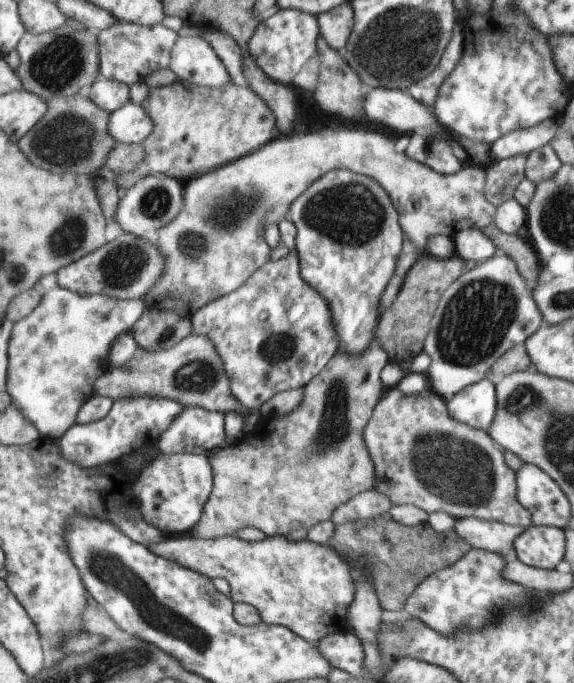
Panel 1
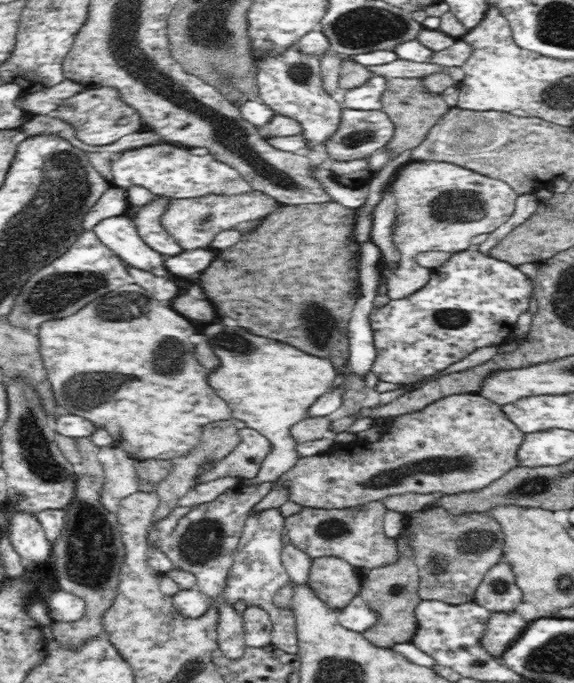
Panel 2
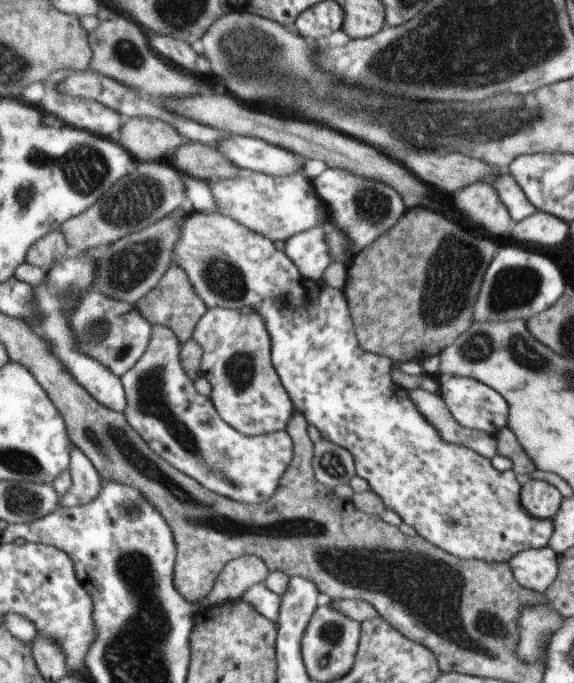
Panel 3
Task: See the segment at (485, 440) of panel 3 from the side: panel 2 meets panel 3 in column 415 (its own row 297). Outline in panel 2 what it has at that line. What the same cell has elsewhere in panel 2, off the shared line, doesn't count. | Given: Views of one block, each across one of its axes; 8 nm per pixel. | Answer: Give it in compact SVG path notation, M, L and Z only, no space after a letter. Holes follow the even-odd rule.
M411 160L392 179L391 190L396 197L396 218L392 228L392 243L400 250L400 266L396 270L390 267L382 272L386 279L386 295L390 300L398 300L410 296L428 284L431 269L419 266L415 257L422 252L444 251L449 254L460 253L470 248L472 238L478 234L494 233L502 226L514 212L518 192L507 182L474 172L472 169L462 168L457 164L436 161Z

